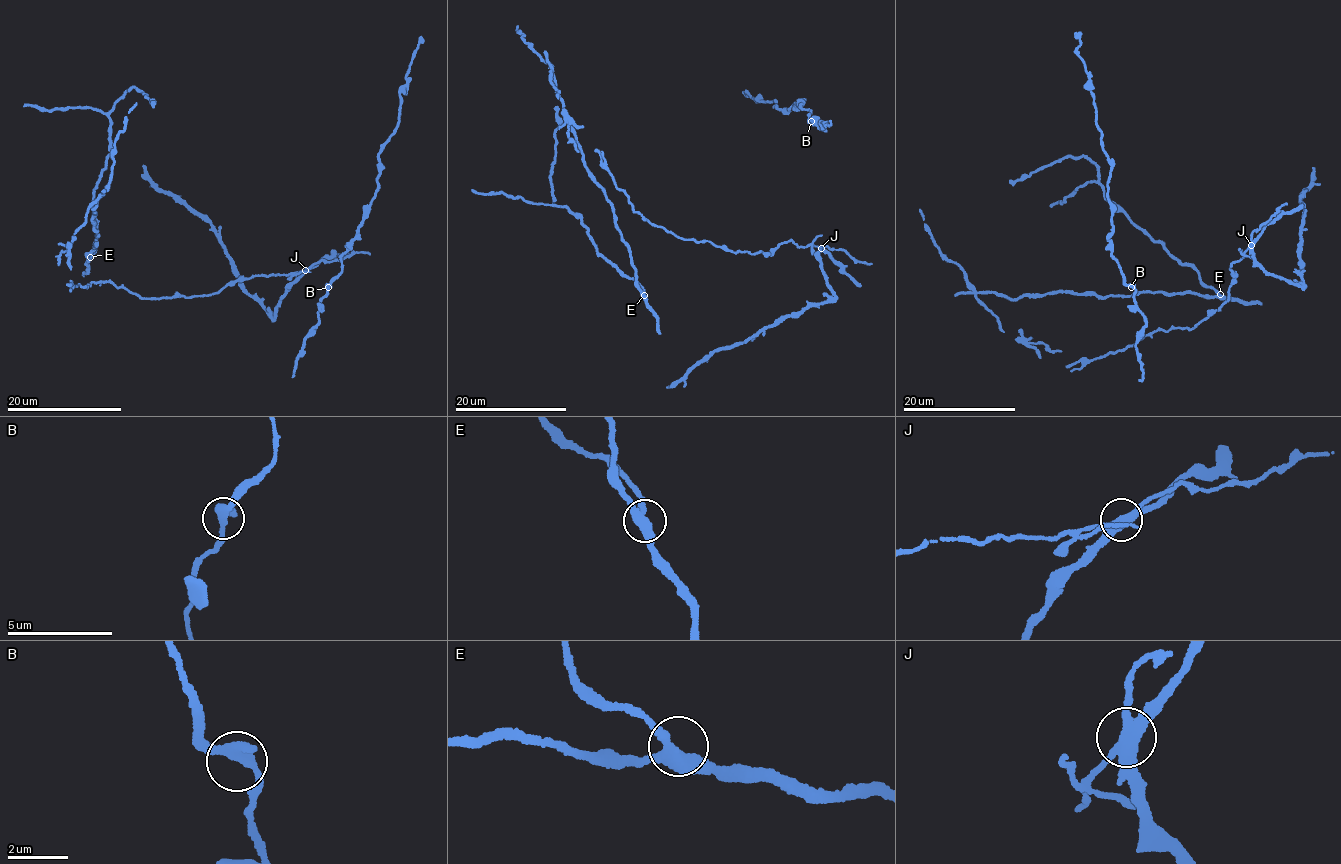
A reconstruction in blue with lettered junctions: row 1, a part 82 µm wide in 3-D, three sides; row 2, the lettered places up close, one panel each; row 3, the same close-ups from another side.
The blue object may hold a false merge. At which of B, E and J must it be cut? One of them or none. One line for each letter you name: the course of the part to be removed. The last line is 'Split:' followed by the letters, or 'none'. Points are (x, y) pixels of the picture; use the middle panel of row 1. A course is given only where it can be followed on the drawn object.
Split: J

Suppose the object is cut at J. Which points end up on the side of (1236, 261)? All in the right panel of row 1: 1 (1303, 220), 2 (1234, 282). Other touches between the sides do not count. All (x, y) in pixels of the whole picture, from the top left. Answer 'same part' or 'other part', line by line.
1: other part
2: same part

